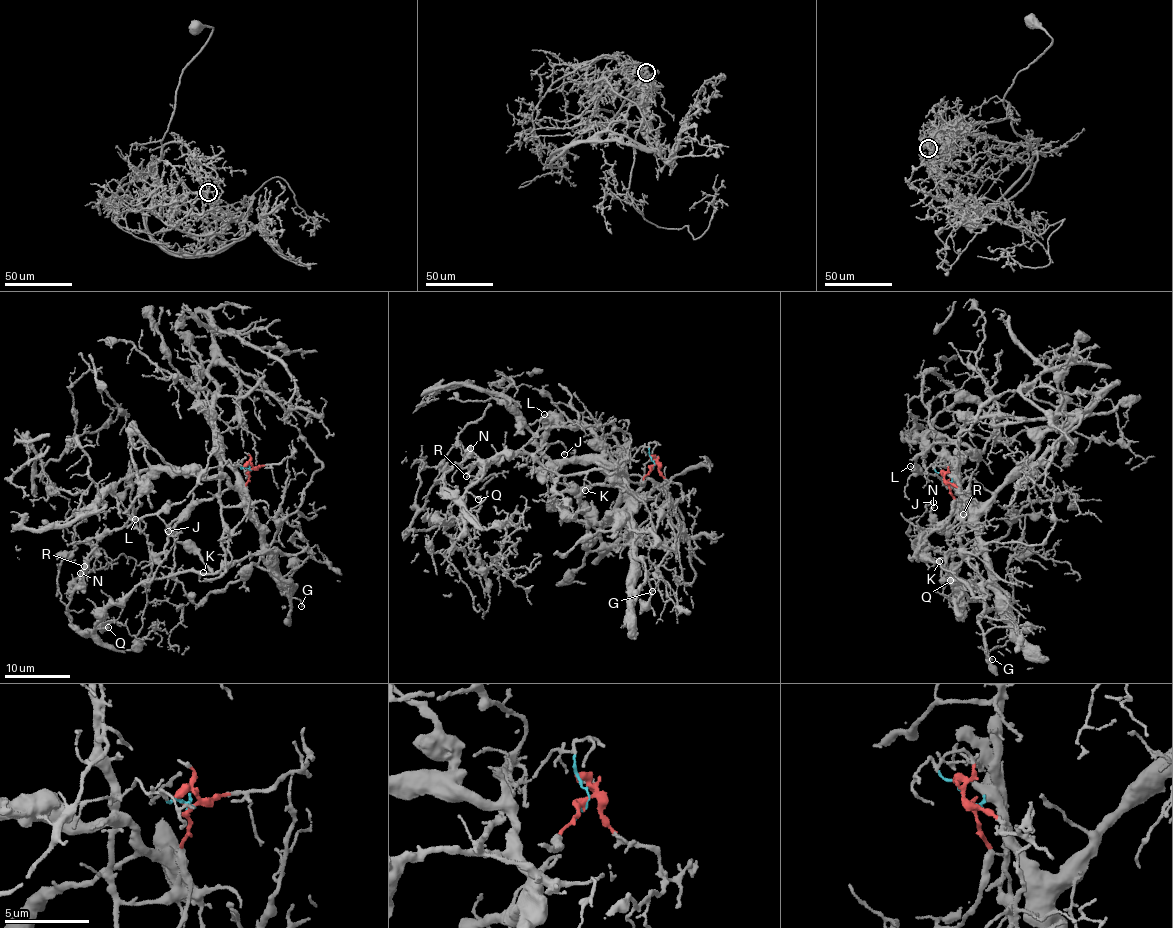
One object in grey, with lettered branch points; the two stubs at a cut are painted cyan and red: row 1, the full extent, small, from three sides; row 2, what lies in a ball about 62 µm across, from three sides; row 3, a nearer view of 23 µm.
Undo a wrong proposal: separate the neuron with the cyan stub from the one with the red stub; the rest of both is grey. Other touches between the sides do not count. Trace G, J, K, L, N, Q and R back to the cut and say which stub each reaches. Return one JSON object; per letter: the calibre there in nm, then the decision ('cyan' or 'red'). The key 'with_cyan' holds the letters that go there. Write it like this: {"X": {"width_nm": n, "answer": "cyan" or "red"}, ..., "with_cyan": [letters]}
{"G": {"width_nm": 100, "answer": "cyan"}, "J": {"width_nm": 150, "answer": "red"}, "K": {"width_nm": 120, "answer": "red"}, "L": {"width_nm": 110, "answer": "red"}, "N": {"width_nm": 240, "answer": "red"}, "Q": {"width_nm": 170, "answer": "red"}, "R": {"width_nm": 110, "answer": "red"}, "with_cyan": ["G"]}

